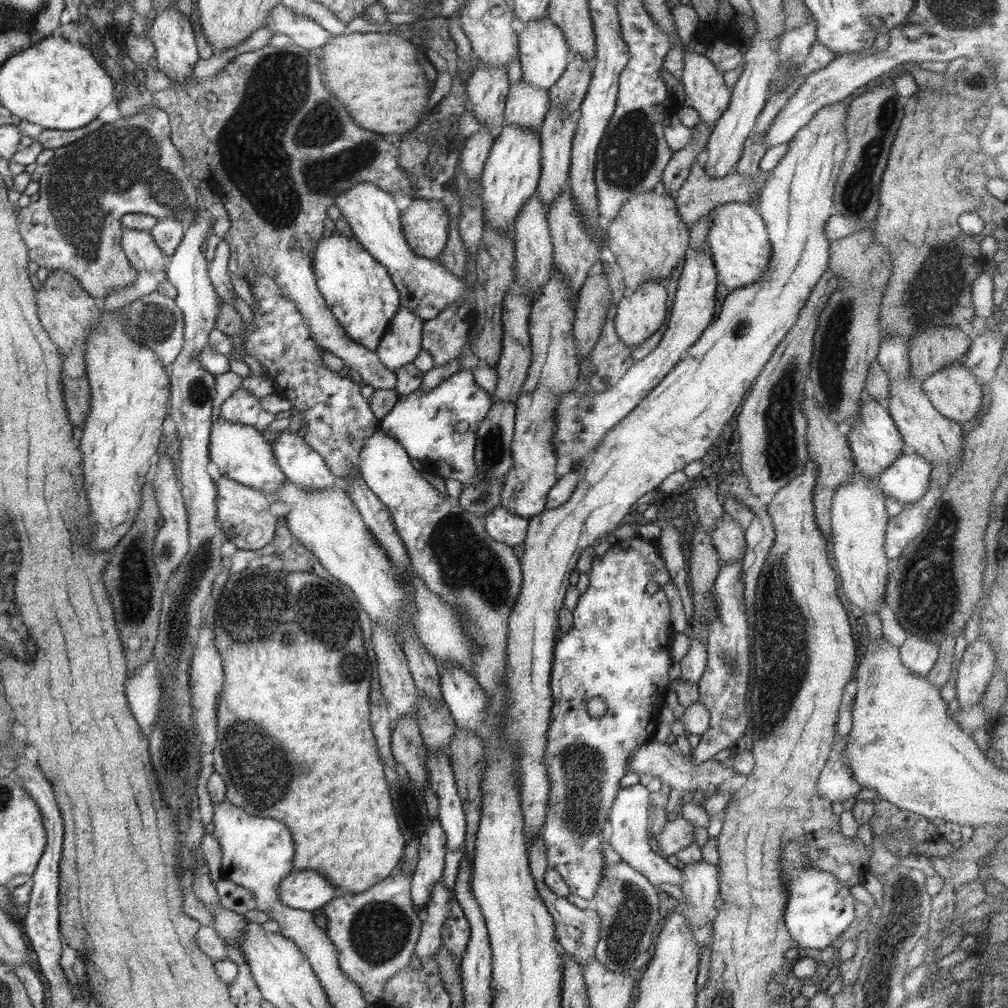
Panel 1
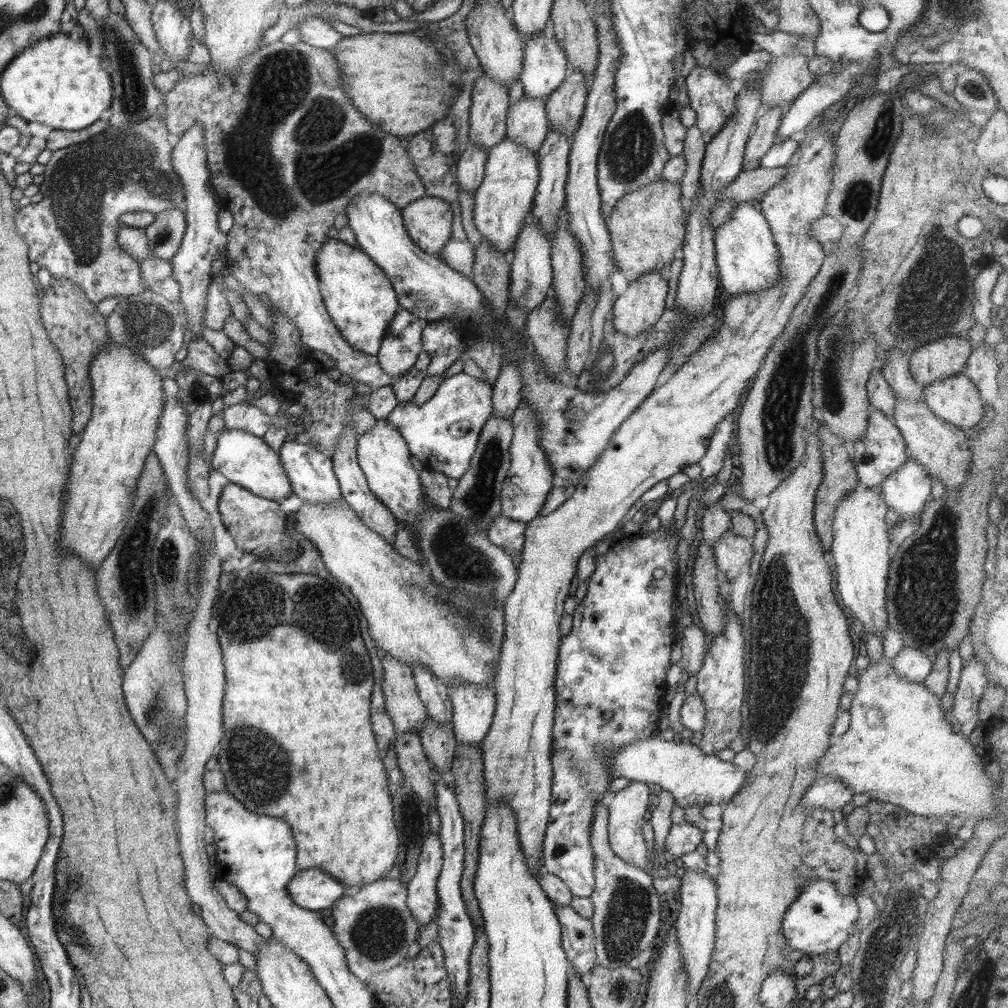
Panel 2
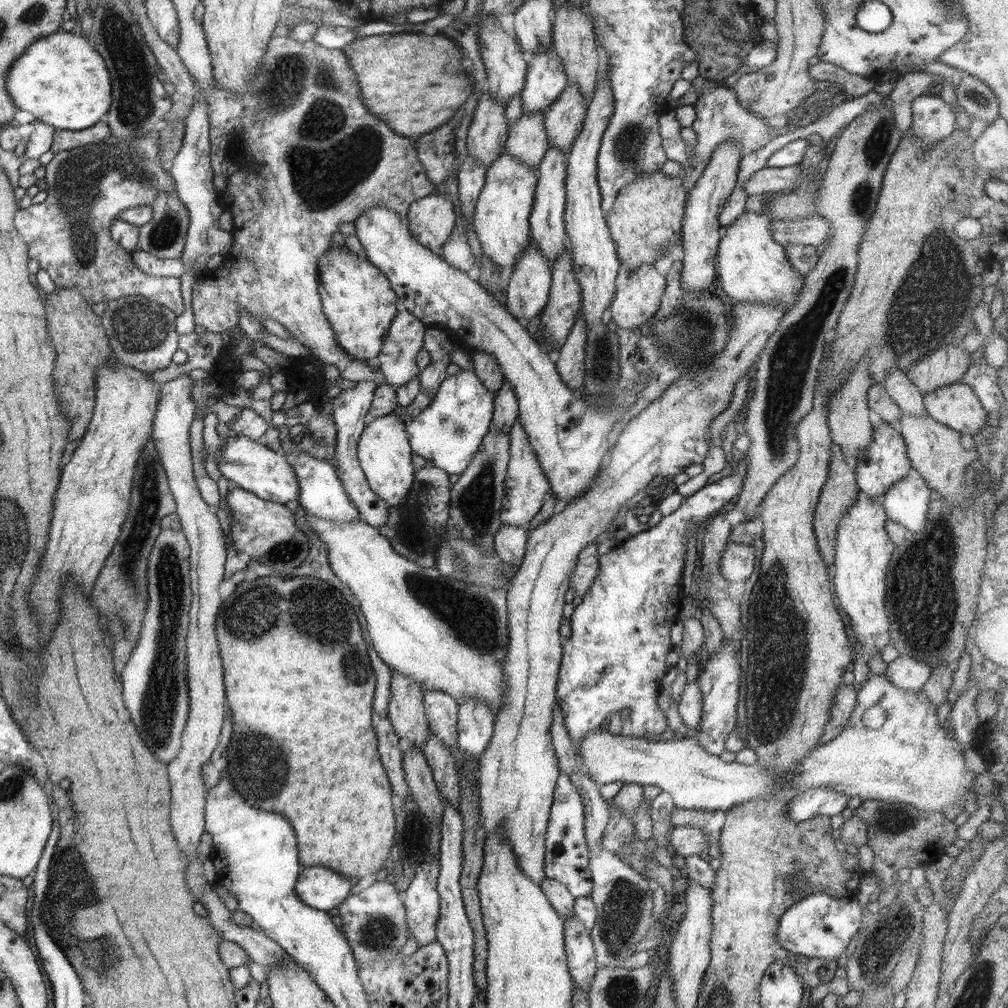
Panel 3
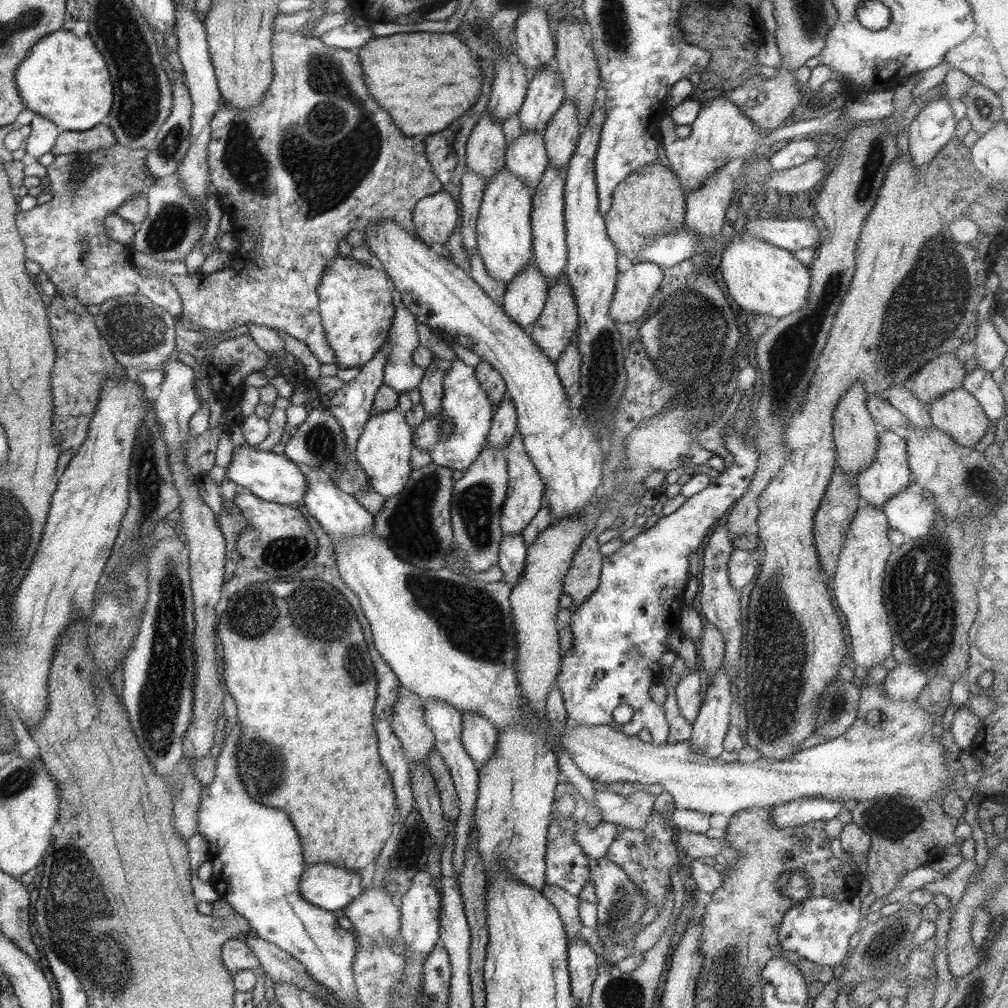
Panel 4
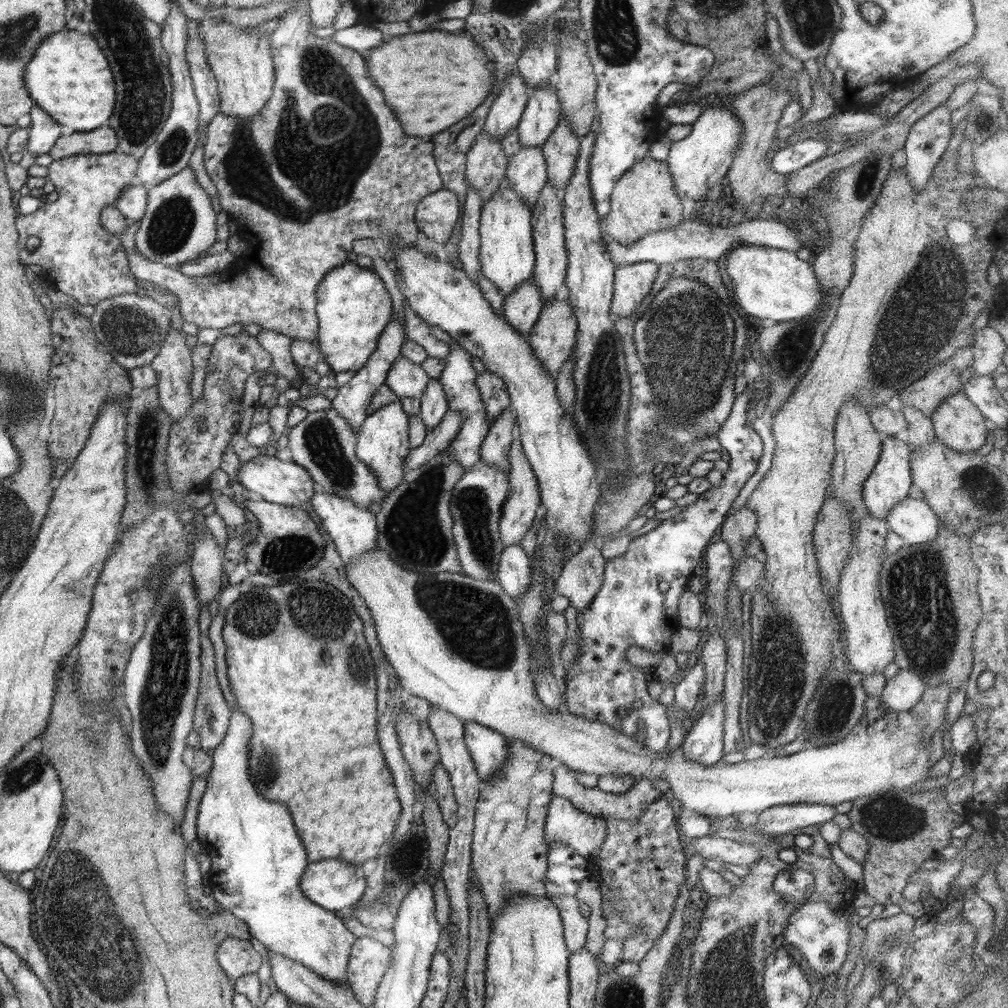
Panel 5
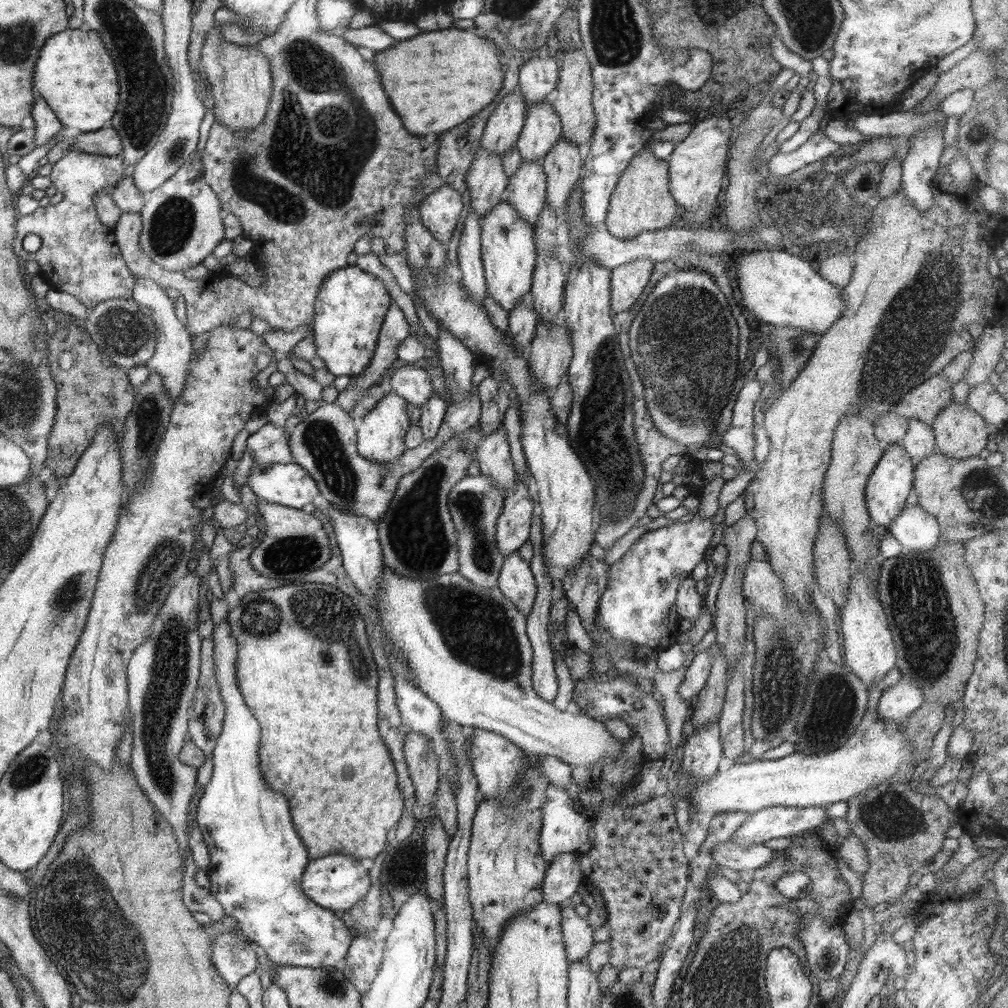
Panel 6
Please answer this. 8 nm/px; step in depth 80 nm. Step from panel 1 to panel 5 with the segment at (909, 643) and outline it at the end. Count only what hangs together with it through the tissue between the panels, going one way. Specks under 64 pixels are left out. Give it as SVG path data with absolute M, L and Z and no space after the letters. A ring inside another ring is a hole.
M899 669L899 671L886 681L880 696L881 703L889 711L905 711L911 709L924 694L927 684L916 671Z

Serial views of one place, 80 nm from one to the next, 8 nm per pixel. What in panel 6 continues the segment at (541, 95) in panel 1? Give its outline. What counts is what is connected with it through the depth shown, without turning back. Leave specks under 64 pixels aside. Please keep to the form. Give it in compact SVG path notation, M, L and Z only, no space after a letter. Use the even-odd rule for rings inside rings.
M522 161L508 177L506 199L533 230L546 204L546 191L547 176L540 161Z

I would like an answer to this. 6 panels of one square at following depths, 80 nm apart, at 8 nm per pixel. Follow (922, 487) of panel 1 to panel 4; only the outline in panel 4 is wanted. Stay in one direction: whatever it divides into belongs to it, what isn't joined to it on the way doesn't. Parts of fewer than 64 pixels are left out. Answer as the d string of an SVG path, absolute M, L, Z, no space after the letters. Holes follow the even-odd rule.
M914 474L911 475L911 480L911 483L914 483L914 486L917 486L915 490L910 486L906 487L903 491L898 492L897 495L894 495L890 500L887 500L887 502L881 506L881 509L887 516L890 527L903 532L911 539L920 539L932 532L932 523L934 522L937 505L930 503L928 499L922 495L923 488L915 482L917 478Z

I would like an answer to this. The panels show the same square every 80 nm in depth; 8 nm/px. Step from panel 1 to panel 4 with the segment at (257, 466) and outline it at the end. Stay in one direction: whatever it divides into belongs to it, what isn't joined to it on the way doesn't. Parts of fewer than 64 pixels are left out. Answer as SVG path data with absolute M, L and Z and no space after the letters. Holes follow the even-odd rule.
M237 438L232 461L225 468L226 478L238 484L242 490L248 490L262 500L298 507L303 504L306 494L306 477L299 465L286 455L259 449L257 445Z

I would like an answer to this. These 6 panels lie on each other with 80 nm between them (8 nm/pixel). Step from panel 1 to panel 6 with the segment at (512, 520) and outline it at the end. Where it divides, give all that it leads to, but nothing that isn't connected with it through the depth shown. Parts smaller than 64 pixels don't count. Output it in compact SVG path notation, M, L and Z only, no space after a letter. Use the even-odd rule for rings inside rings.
M512 552L505 558L497 586L522 614L530 614L535 601L537 582L529 562L522 560L518 552Z

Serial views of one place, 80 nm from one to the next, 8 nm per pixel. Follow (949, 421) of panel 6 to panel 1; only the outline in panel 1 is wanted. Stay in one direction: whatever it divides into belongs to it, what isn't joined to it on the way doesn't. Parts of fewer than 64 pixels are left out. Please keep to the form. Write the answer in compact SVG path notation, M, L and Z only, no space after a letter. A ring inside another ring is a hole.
M964 363L946 365L921 382L936 410L963 425L976 418L982 406L982 385Z

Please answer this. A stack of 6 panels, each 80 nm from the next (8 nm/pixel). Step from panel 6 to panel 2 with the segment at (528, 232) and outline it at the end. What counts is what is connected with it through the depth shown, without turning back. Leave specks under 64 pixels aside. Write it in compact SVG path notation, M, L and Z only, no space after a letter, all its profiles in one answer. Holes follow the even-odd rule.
M508 136L487 150L485 175L474 192L473 219L482 237L486 237L498 250L511 253L525 218L531 214L538 183L538 159L534 151Z

